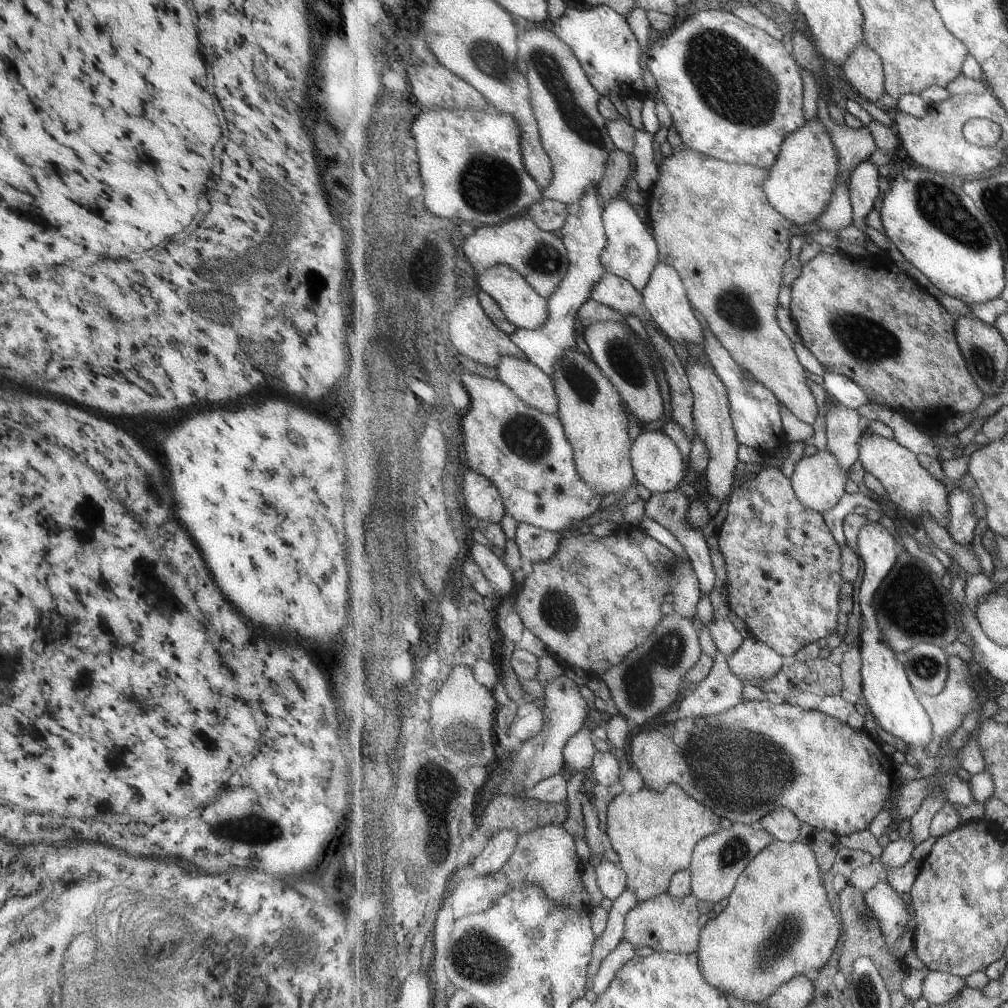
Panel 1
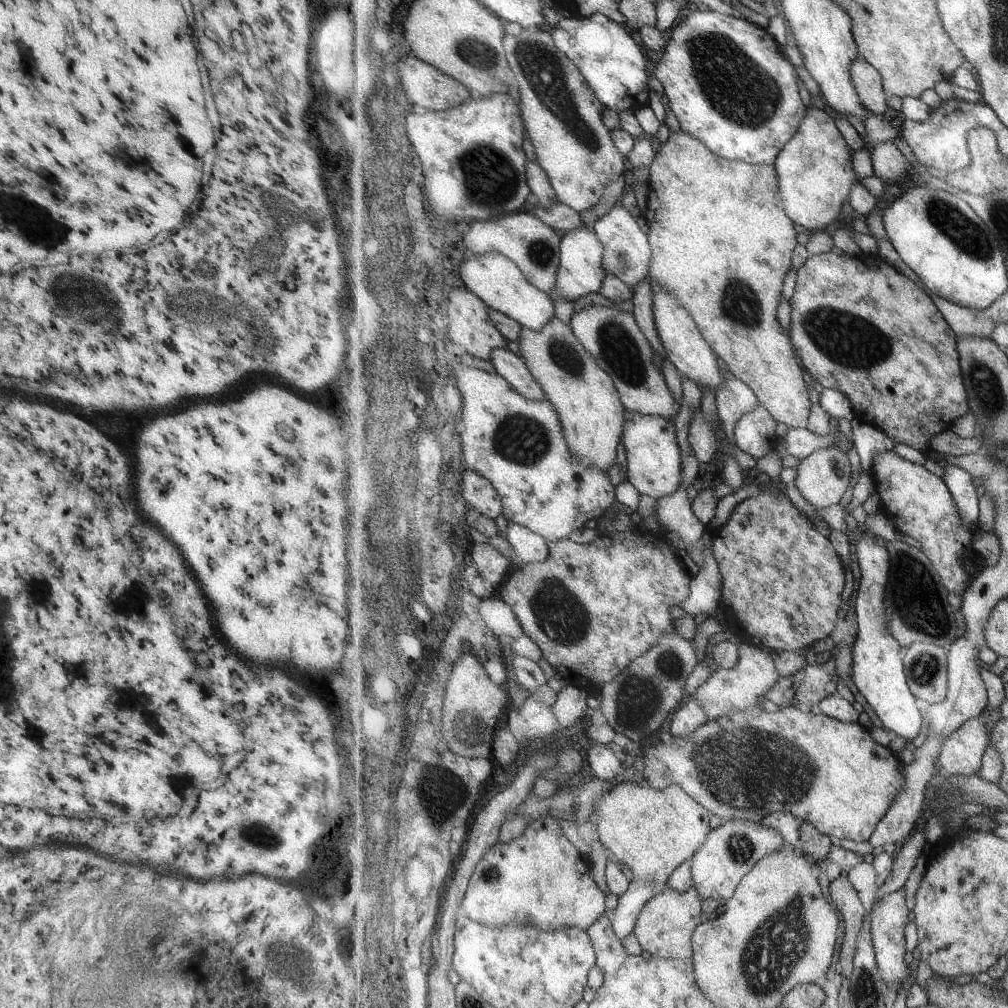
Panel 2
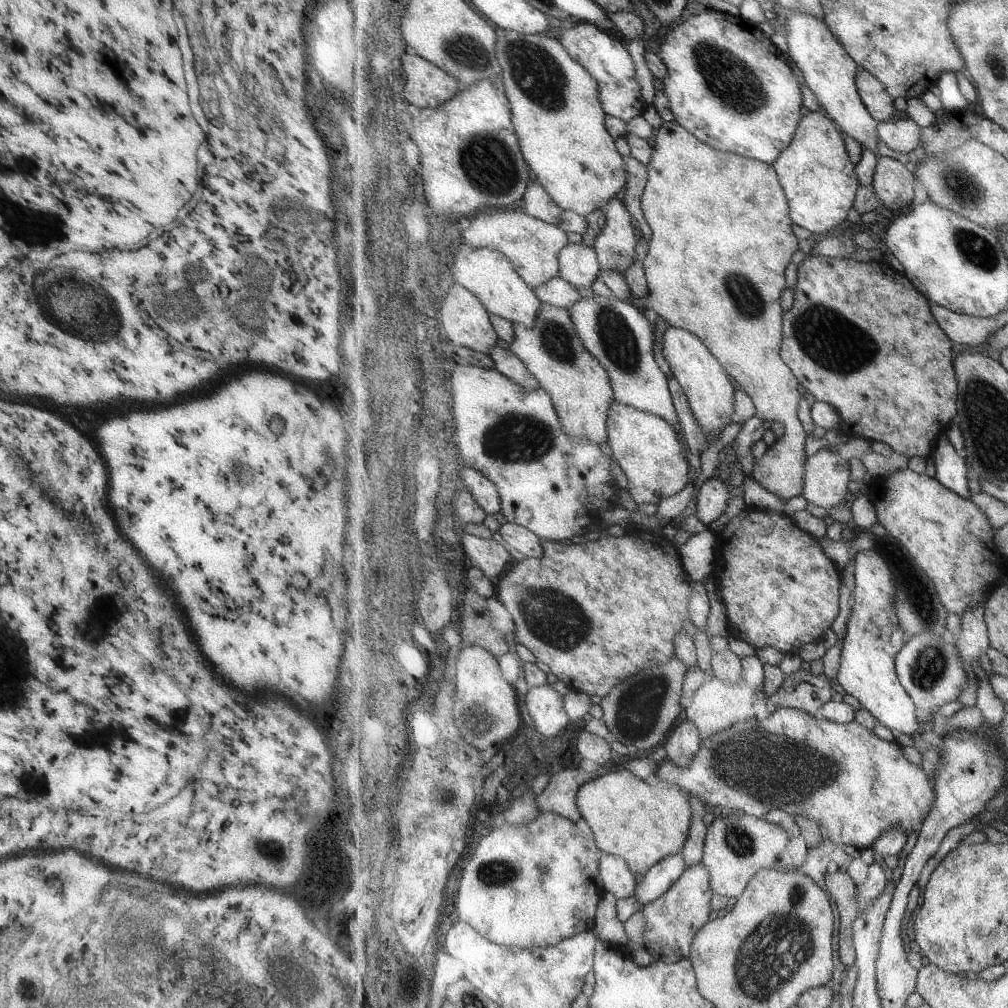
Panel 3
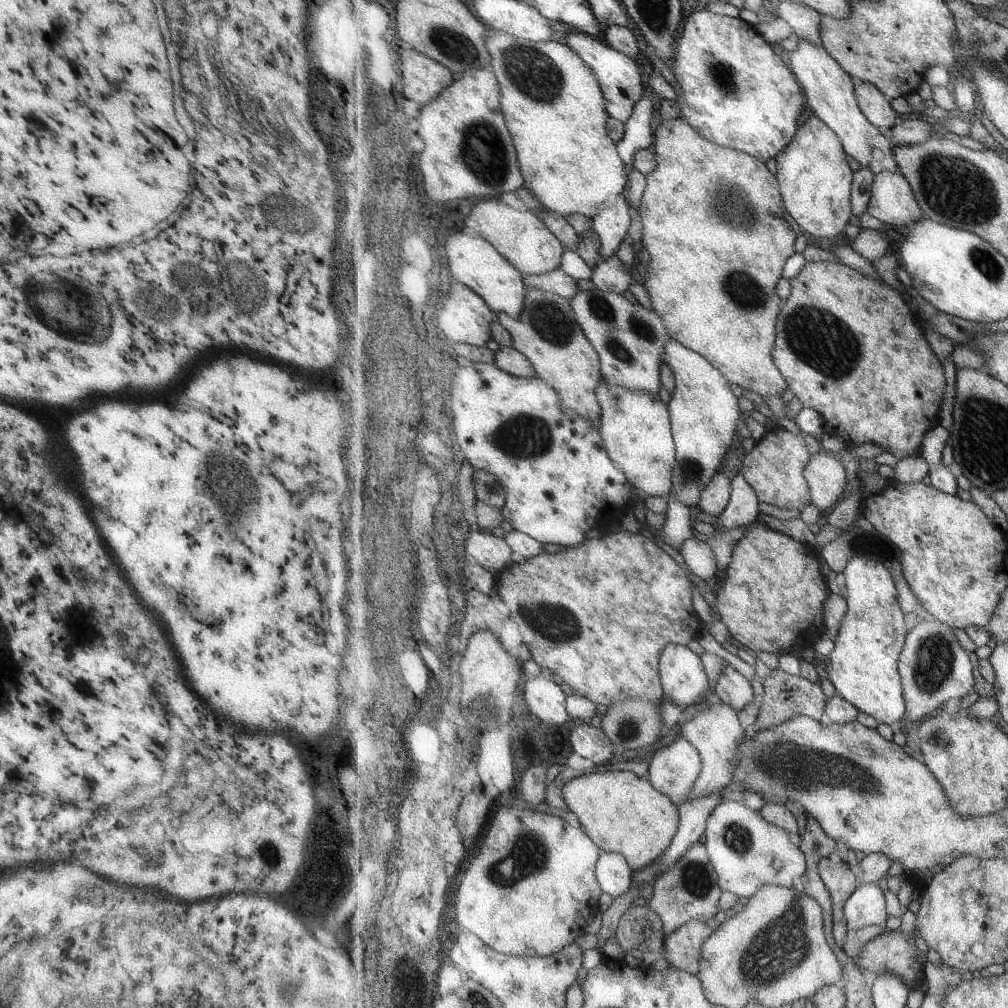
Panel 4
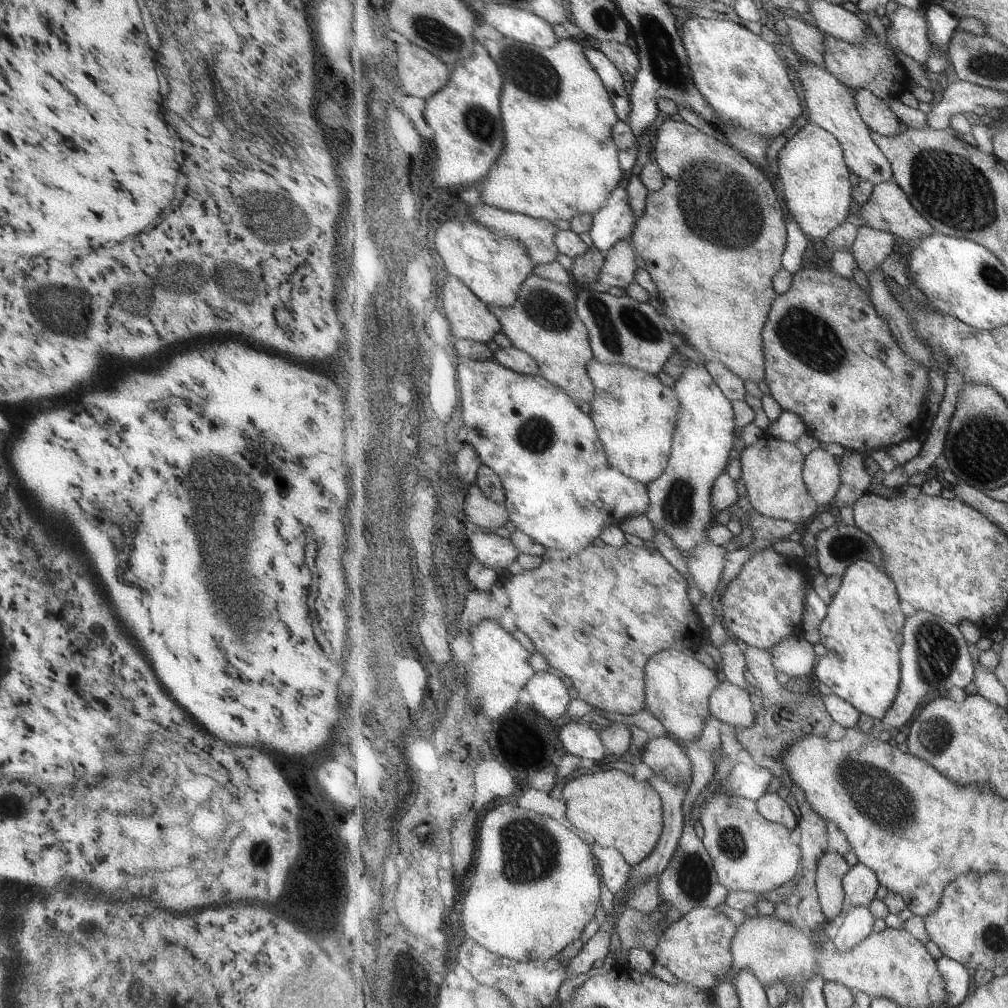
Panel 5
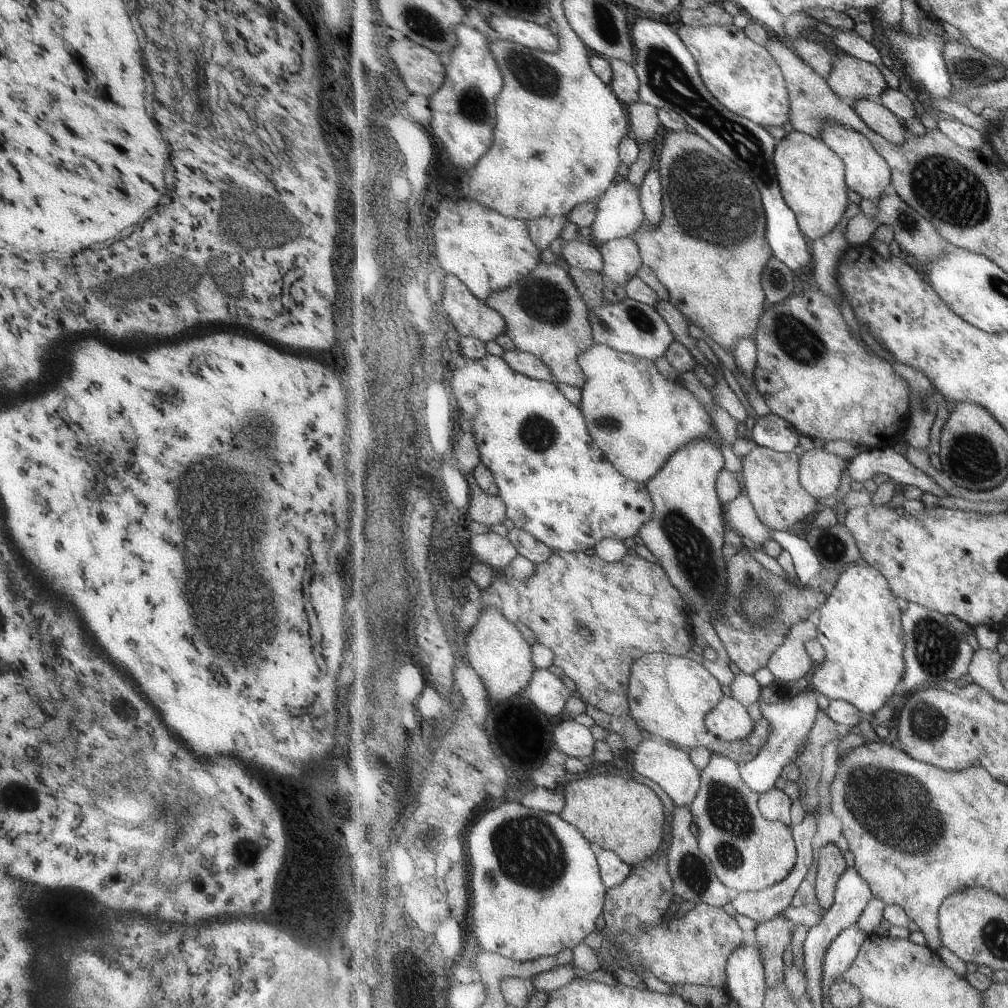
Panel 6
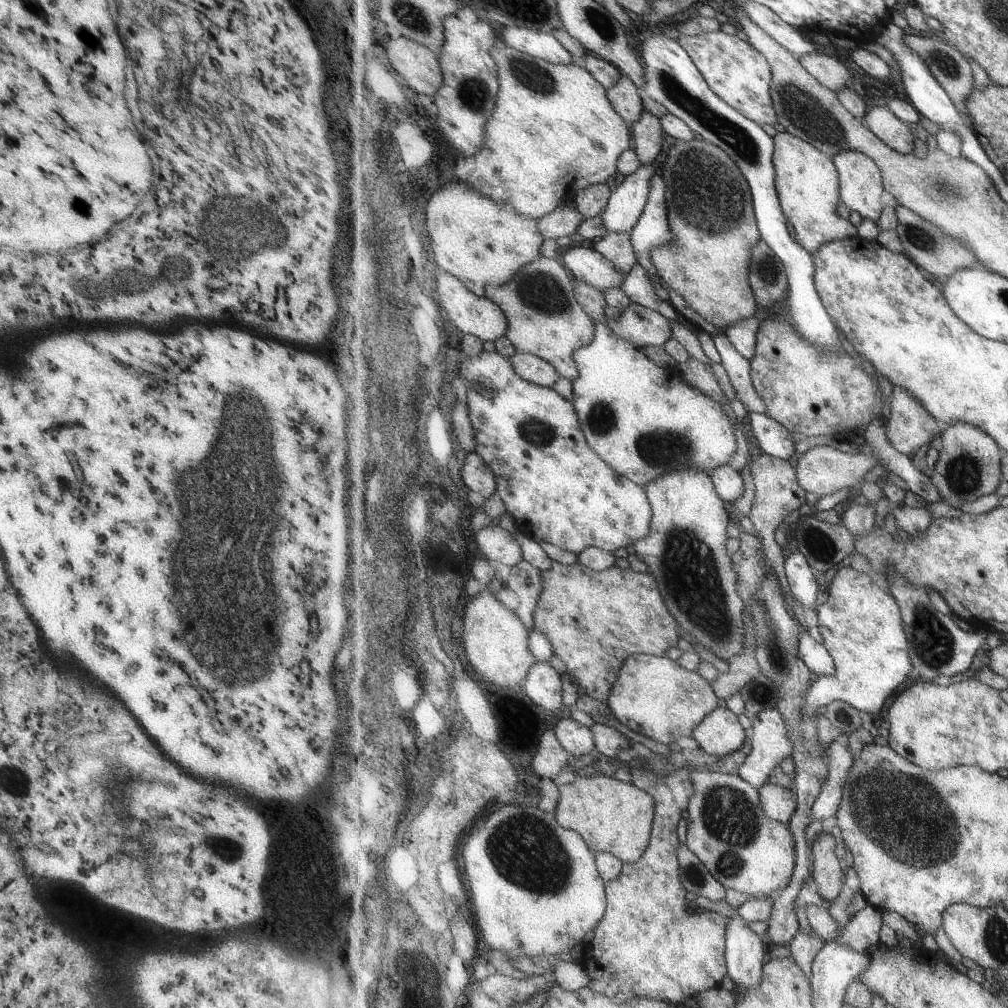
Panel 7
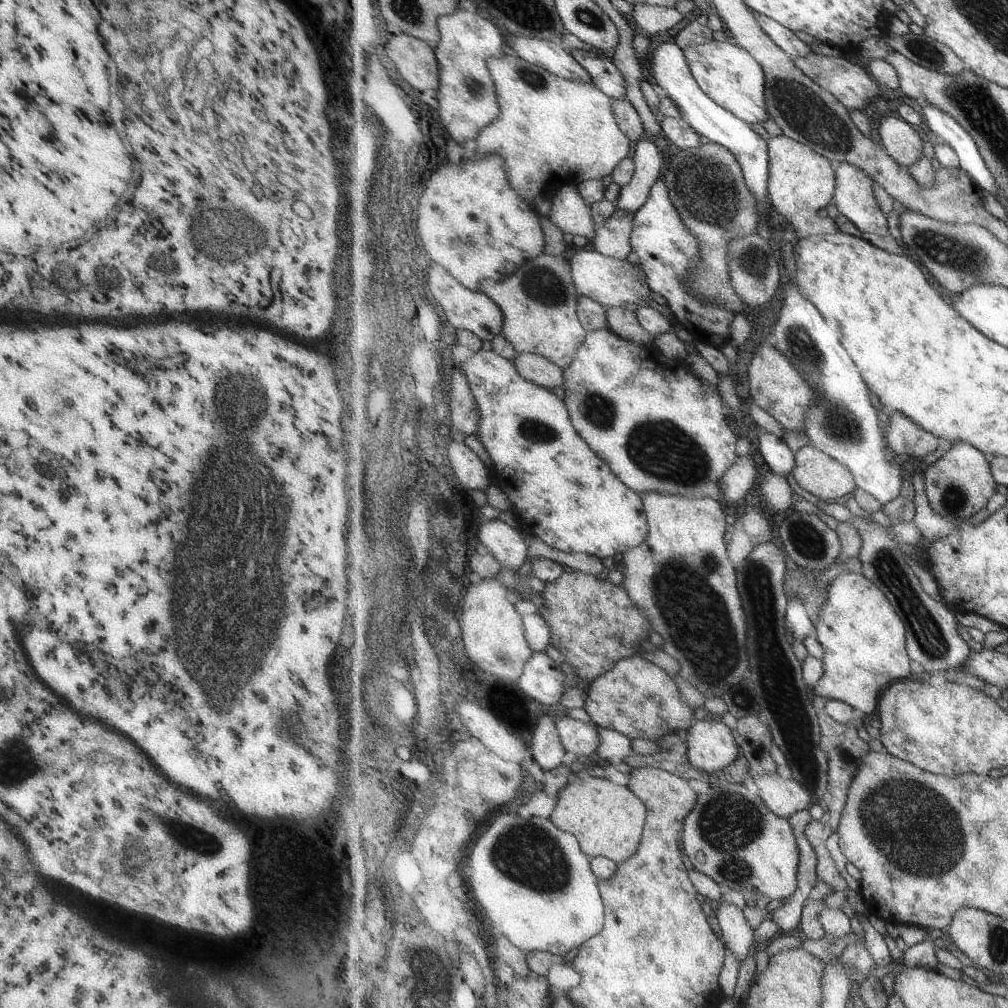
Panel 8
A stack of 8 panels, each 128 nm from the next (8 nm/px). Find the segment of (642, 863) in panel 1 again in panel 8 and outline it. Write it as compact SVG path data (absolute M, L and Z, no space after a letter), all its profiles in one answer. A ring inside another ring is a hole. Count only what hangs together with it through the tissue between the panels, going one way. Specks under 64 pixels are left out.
M576 776L571 777L565 788L558 794L557 806L551 816L555 826L559 830L575 834L581 843L581 850L584 850L590 859L605 857L619 864L633 858L641 846L643 830L647 824L649 807L645 801L641 800L628 785L619 786L605 778L588 777L580 780Z

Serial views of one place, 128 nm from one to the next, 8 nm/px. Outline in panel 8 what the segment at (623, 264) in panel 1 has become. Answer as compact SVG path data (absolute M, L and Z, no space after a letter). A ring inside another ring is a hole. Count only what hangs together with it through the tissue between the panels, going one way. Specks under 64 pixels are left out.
M639 141L634 145L632 155L635 159L633 180L627 186L621 187L621 196L619 196L619 200L614 205L619 206L625 212L631 212L631 214L636 215L645 202L649 200L653 185L660 179L663 156L654 141Z

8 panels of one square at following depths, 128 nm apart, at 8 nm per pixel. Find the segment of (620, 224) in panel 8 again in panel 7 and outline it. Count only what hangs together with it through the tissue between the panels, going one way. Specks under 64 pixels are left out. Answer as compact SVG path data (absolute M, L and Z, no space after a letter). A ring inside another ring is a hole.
M629 232L607 233L607 236L604 236L593 247L611 260L617 266L617 270L623 274L628 273L638 262Z

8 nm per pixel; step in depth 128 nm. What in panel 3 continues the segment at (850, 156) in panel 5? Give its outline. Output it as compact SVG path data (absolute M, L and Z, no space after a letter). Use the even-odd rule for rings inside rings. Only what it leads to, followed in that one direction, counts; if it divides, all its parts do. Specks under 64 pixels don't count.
M789 10L787 14L787 54L796 64L803 75L804 81L818 99L818 104L823 107L831 120L839 126L843 134L847 132L853 136L863 148L873 150L877 156L897 156L897 151L887 146L878 136L879 122L862 101L860 90L857 86L857 75L861 67L847 54L845 46L829 28L825 19L817 18L813 14L801 10Z

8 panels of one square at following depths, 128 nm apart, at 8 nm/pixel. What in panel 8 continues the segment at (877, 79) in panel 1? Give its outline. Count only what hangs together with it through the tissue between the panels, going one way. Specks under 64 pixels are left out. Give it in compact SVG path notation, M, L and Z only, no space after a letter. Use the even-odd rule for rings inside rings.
M883 117L878 125L878 132L889 156L899 164L909 166L921 158L925 137L902 117Z

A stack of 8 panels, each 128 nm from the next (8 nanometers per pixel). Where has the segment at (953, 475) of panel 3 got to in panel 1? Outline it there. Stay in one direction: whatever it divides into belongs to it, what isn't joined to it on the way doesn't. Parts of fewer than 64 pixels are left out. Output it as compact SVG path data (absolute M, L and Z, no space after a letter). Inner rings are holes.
M953 488L950 492L950 512L949 521L950 536L959 544L972 544L975 540L976 528L979 519L975 517L973 510L973 495L971 492L961 488Z

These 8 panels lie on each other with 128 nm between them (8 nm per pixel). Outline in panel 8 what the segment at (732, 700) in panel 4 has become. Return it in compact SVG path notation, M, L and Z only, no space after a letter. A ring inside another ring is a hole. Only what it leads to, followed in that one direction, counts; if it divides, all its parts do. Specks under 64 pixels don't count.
M699 717L689 729L686 755L701 772L725 772L739 756L733 730L721 722L722 717Z

